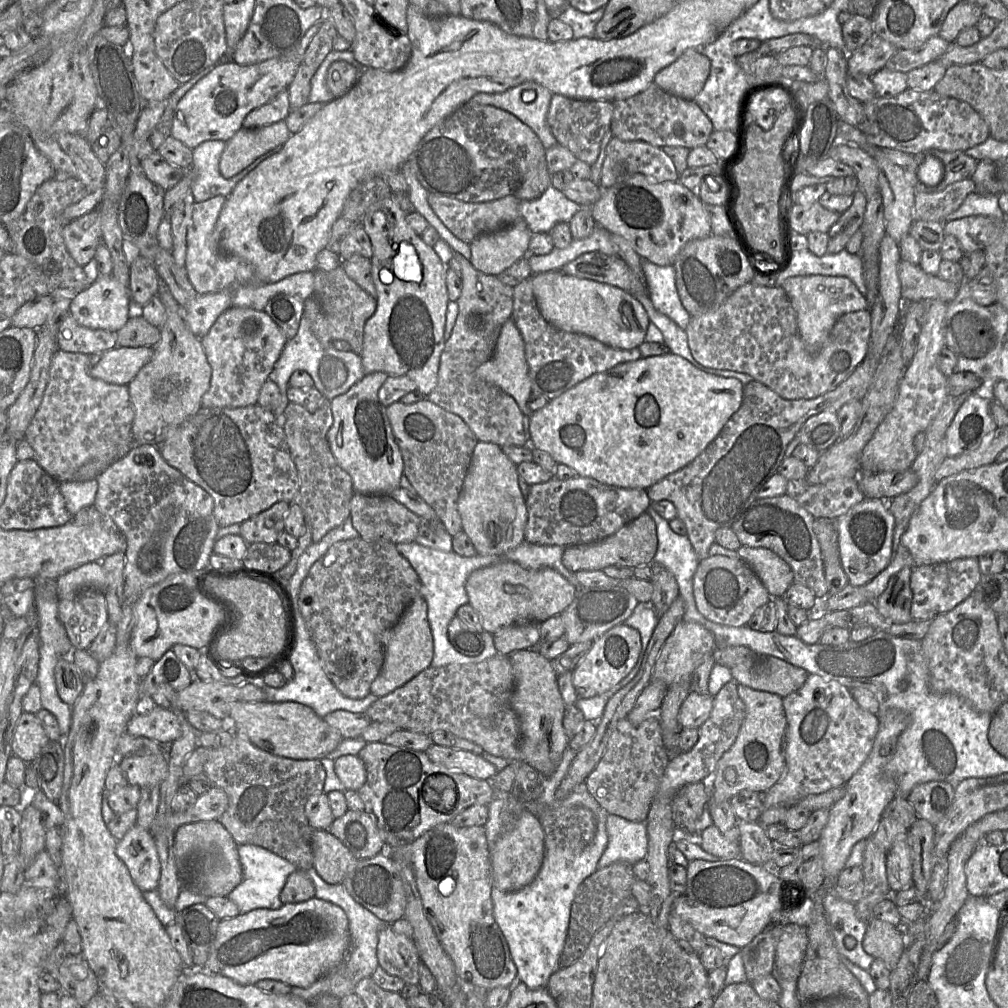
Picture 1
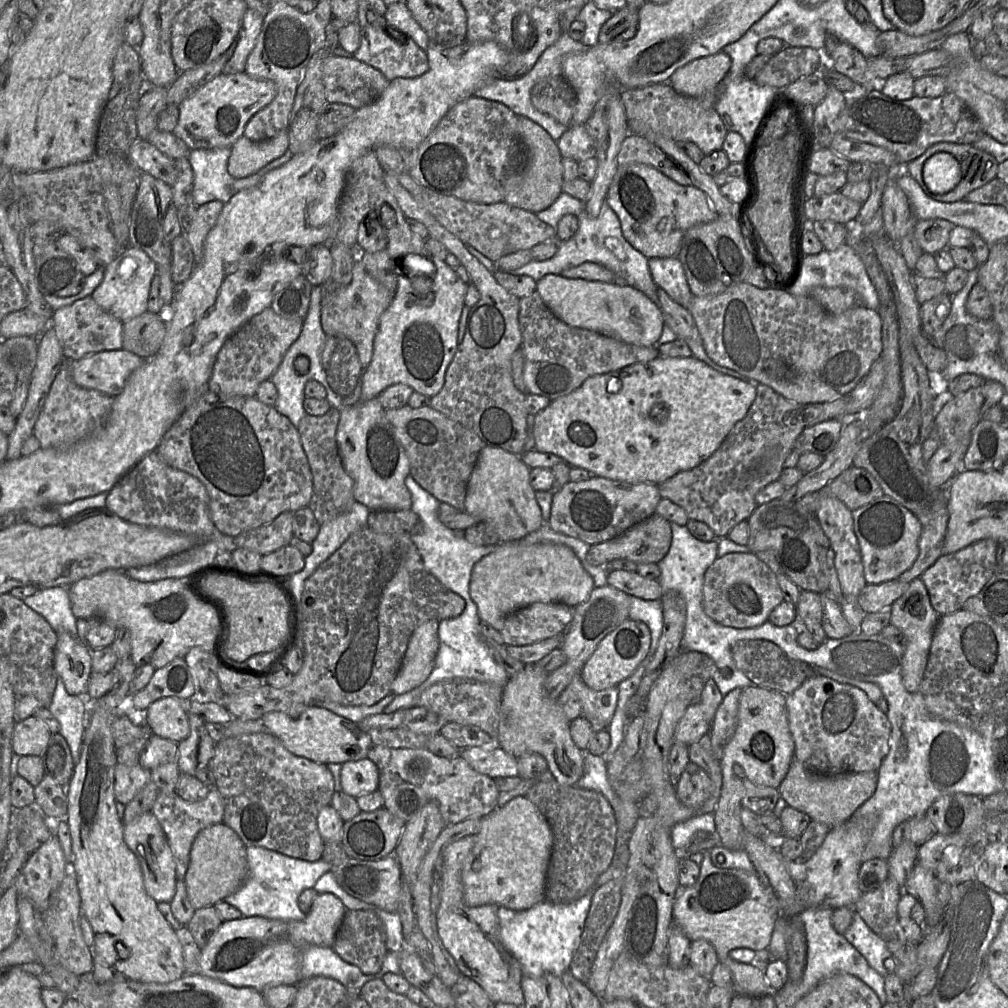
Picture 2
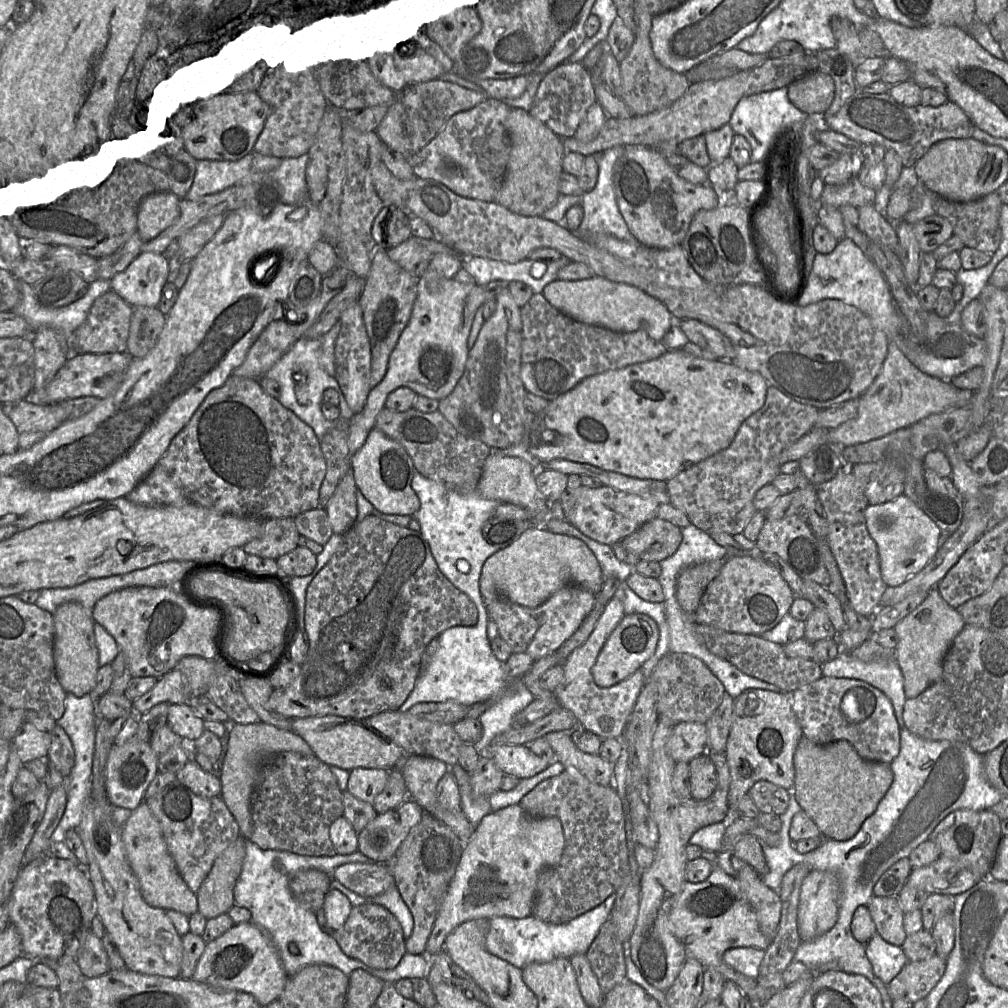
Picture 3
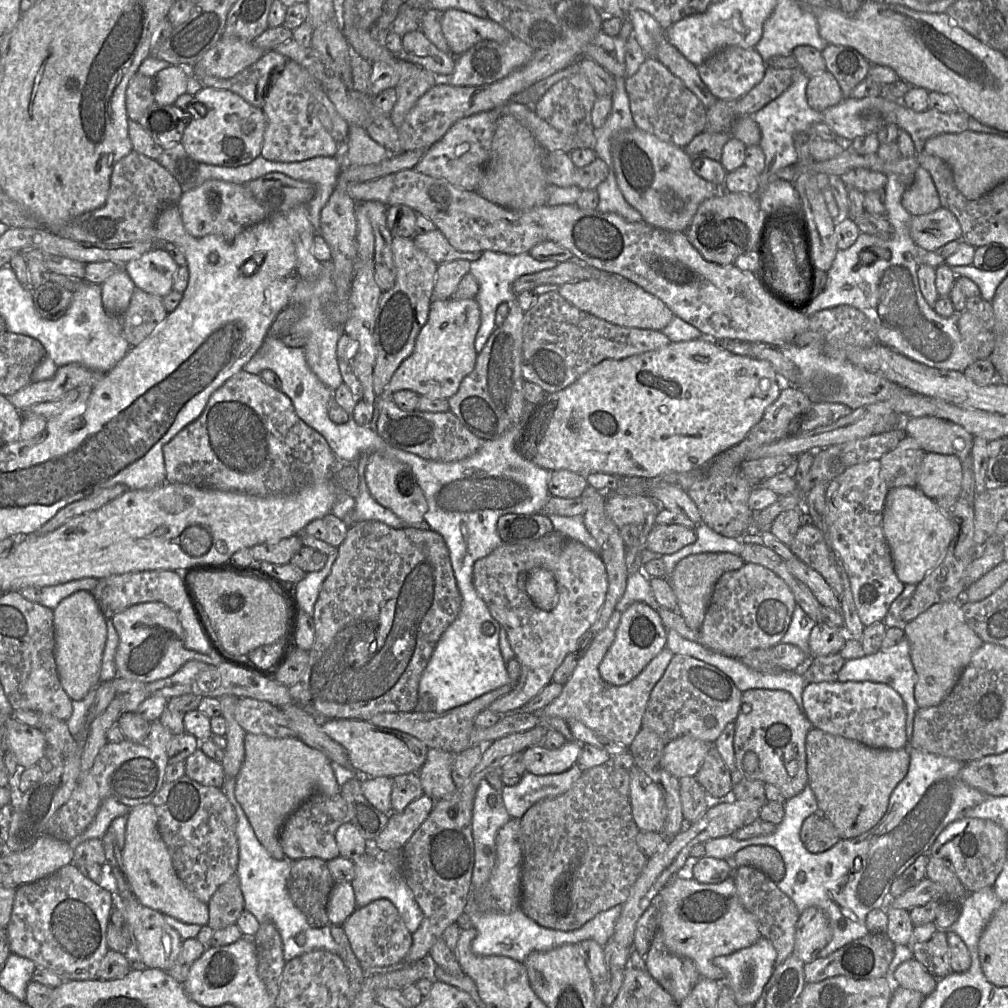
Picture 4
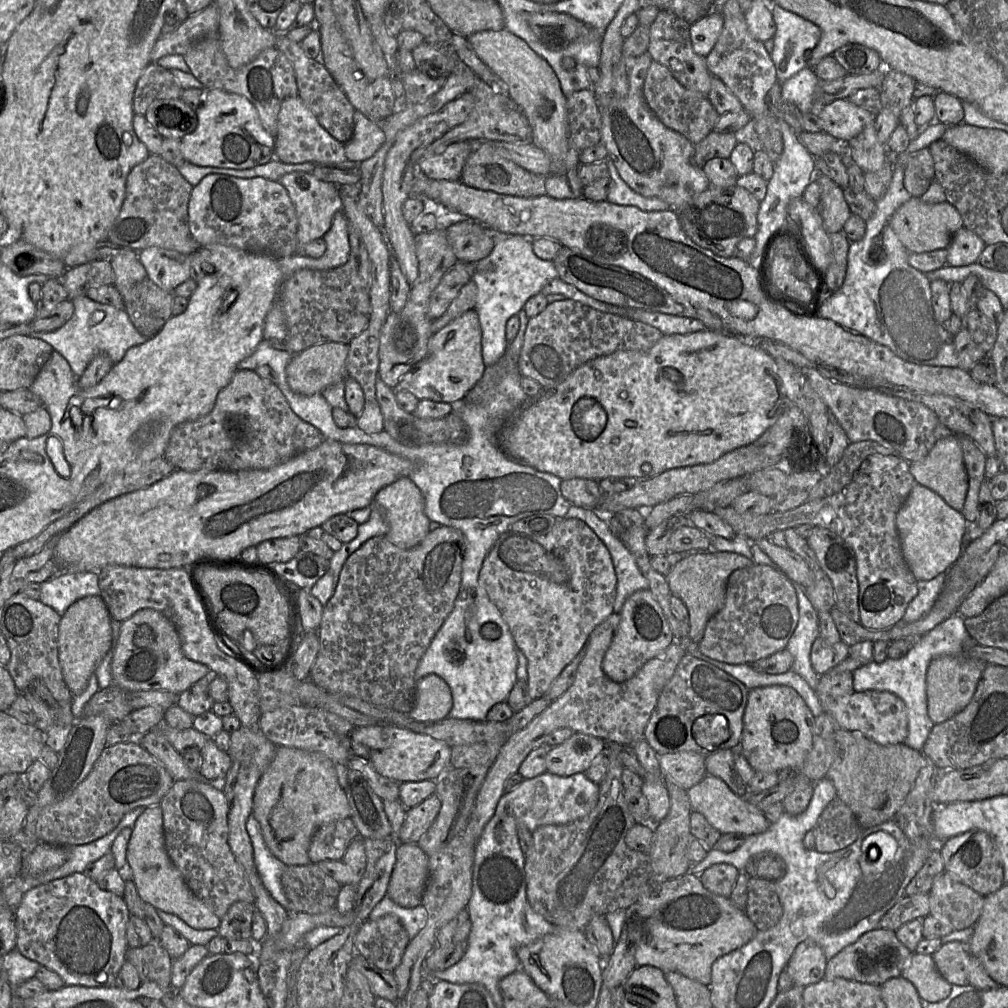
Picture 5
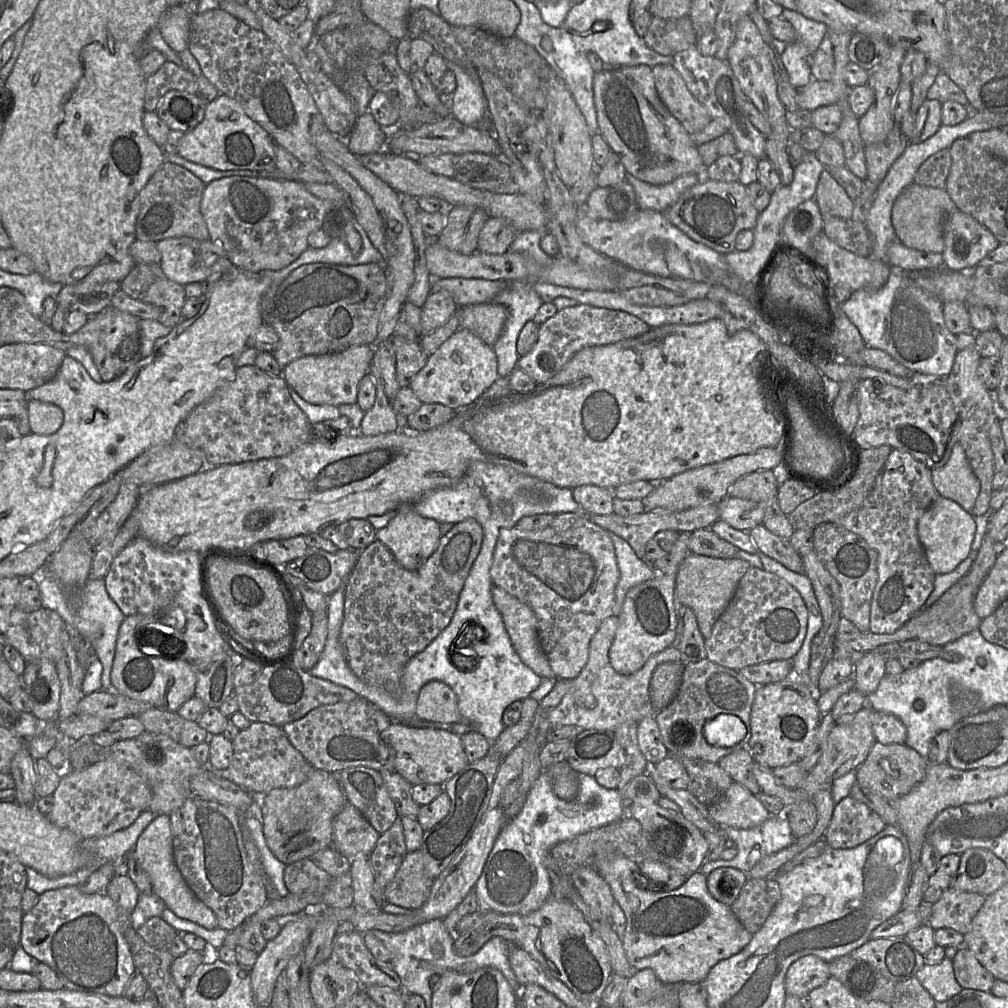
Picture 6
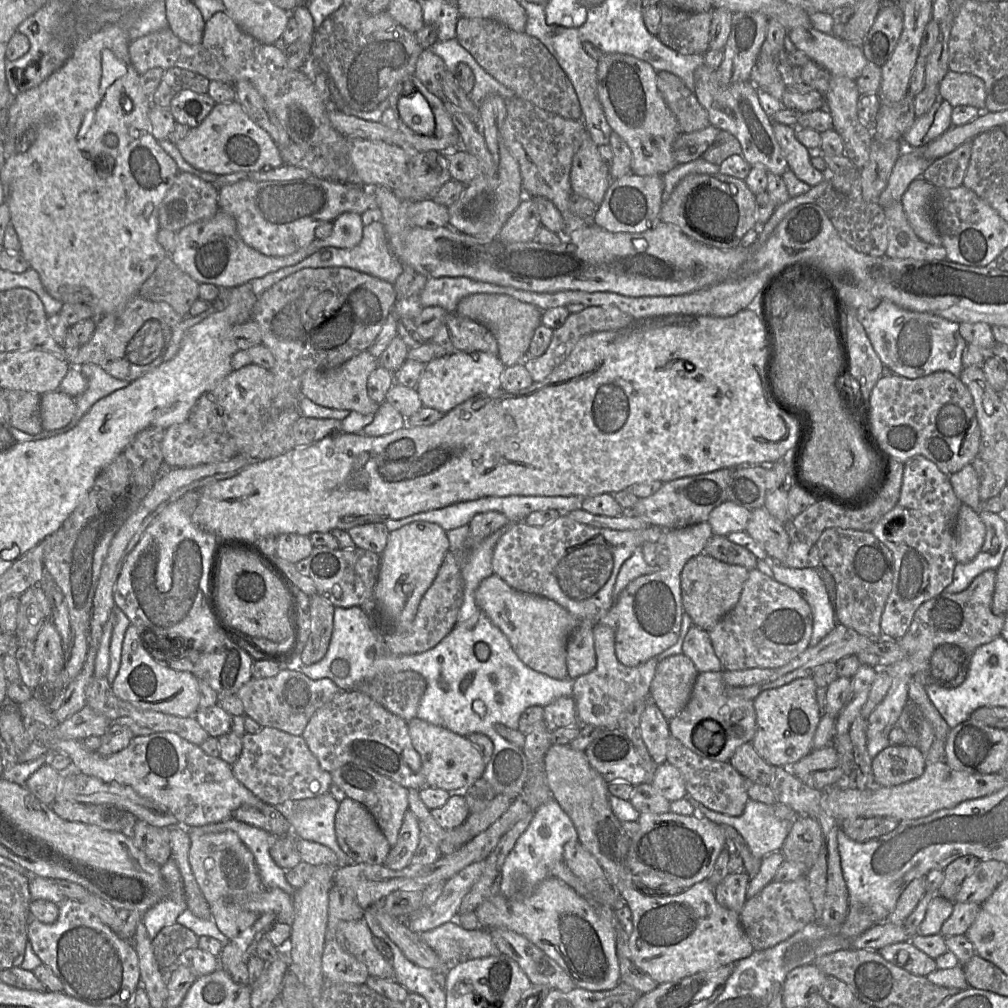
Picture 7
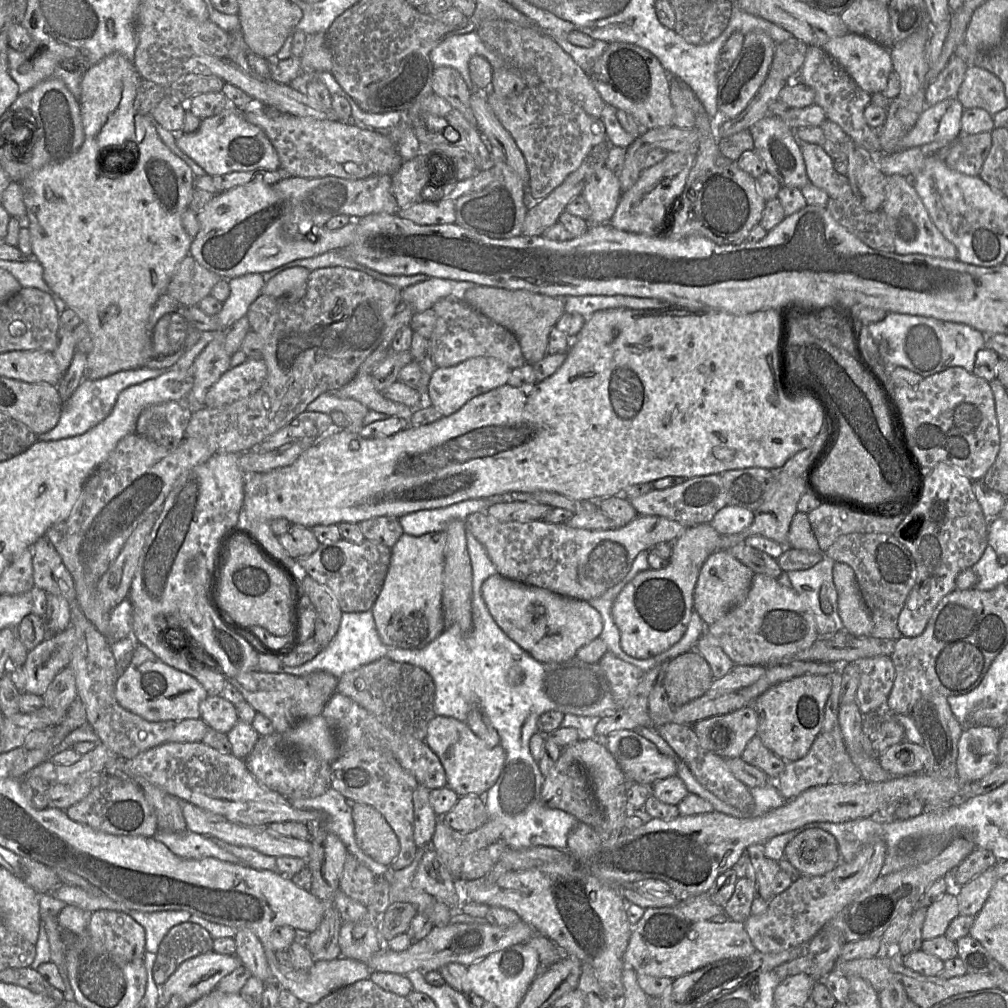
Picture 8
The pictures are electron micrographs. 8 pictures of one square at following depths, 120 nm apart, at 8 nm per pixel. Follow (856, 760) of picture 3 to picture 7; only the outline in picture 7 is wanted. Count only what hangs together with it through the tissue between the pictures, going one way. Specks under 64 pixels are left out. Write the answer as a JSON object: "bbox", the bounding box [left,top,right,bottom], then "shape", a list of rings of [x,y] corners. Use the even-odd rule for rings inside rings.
{"bbox":[871,746,925,787],"shape":[[[888,746],[872,758],[871,769],[880,786],[891,787],[920,777],[925,770],[925,759],[914,746]]]}

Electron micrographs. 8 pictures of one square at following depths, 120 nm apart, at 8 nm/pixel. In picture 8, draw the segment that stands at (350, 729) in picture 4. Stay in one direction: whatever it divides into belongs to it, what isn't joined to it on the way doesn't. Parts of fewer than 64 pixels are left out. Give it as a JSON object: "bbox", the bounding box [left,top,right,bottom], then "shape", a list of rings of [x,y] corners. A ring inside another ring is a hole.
{"bbox":[424,716,505,797],"shape":[[[436,716],[427,727],[424,741],[438,756],[444,767],[447,786],[460,797],[484,795],[497,781],[505,762],[505,750],[501,745],[488,747],[469,728],[466,722],[453,717]]]}

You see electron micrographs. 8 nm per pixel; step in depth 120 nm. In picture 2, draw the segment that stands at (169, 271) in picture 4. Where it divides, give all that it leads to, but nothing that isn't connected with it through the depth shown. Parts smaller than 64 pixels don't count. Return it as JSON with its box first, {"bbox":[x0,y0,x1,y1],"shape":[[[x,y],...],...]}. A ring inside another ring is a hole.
{"bbox":[91,246,157,322],"shape":[[[127,246],[104,269],[104,278],[91,297],[105,311],[126,322],[147,311],[150,284],[157,264],[141,249]]]}

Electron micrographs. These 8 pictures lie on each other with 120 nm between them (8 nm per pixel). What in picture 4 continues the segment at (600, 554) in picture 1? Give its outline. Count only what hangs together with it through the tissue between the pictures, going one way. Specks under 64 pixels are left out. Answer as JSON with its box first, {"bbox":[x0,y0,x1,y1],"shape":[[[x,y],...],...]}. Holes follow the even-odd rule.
{"bbox":[645,524,695,556],"shape":[[[655,524],[646,538],[645,548],[662,556],[673,554],[695,541],[695,529],[681,525]]]}

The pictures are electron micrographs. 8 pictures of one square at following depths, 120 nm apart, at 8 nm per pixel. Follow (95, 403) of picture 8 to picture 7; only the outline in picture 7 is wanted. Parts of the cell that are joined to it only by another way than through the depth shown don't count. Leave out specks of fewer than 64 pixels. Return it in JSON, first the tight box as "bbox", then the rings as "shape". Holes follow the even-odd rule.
{"bbox":[10,363,131,442],"shape":[[[84,363],[78,368],[80,368],[84,376],[88,379],[88,384],[85,392],[75,398],[76,412],[72,421],[64,428],[53,431],[42,431],[36,435],[30,435],[14,427],[10,427],[12,434],[16,437],[18,442],[43,439],[69,431],[98,400],[126,387],[131,382],[114,378],[103,368],[93,363]]]}

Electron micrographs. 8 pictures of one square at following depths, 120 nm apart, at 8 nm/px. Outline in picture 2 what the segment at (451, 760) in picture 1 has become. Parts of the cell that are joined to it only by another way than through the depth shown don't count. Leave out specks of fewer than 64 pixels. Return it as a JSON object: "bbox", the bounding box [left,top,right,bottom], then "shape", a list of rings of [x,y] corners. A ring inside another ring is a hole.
{"bbox":[460,745,518,779],"shape":[[[499,745],[490,750],[483,747],[461,749],[460,755],[475,771],[493,779],[518,776],[517,758]]]}

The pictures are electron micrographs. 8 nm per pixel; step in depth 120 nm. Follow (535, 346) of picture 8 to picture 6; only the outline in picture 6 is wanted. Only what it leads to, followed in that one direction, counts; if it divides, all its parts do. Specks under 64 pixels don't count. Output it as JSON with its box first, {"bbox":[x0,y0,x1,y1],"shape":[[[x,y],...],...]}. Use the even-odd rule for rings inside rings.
{"bbox":[458,301,509,347],"shape":[[[492,301],[471,304],[458,310],[459,326],[493,347],[509,317],[508,309]]]}

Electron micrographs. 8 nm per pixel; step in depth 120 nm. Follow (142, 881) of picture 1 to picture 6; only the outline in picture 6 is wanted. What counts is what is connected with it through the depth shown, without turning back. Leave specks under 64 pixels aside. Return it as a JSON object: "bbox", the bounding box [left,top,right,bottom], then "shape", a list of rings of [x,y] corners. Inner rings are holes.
{"bbox":[133,815,218,930],"shape":[[[156,815],[139,836],[133,853],[138,864],[150,879],[152,892],[162,899],[167,909],[178,917],[192,921],[208,930],[218,928],[217,918],[213,911],[194,894],[176,866],[172,829],[168,815]]]}

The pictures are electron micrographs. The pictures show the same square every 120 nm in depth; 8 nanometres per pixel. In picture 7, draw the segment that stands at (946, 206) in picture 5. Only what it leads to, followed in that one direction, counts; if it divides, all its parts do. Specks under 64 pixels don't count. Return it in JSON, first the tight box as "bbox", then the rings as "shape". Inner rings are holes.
{"bbox":[900,177,942,246],"shape":[[[921,177],[908,186],[900,202],[916,235],[924,242],[941,246],[942,239],[932,215],[935,192],[936,187]]]}

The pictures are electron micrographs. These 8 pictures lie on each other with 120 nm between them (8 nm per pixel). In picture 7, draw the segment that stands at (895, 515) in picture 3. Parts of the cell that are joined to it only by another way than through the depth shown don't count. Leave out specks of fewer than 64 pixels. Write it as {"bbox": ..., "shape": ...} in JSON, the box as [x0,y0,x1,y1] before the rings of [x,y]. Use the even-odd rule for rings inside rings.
{"bbox":[953,504,986,564],"shape":[[[962,504],[954,524],[953,555],[957,564],[966,564],[980,551],[986,528],[978,513]]]}

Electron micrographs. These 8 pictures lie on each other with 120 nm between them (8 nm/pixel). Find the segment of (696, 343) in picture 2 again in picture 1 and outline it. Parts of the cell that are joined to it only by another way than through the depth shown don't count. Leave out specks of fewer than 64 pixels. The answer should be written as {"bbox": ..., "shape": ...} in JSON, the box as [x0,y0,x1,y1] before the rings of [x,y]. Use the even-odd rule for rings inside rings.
{"bbox":[635,294,696,363],"shape":[[[645,294],[635,296],[646,309],[650,321],[662,332],[664,343],[670,352],[685,358],[690,363],[691,361],[695,363],[696,360],[688,345],[686,329],[680,328],[671,318],[657,311],[650,297],[645,297]]]}

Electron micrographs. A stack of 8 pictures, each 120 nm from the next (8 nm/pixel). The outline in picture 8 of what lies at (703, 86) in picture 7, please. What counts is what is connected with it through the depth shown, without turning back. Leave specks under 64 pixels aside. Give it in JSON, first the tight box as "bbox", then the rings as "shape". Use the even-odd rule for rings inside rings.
{"bbox":[748,114,811,190],"shape":[[[768,114],[753,124],[748,131],[753,138],[753,150],[764,162],[766,171],[777,179],[781,186],[801,190],[805,185],[811,183],[807,177],[800,143],[794,136],[793,130],[787,127],[781,118]]]}

